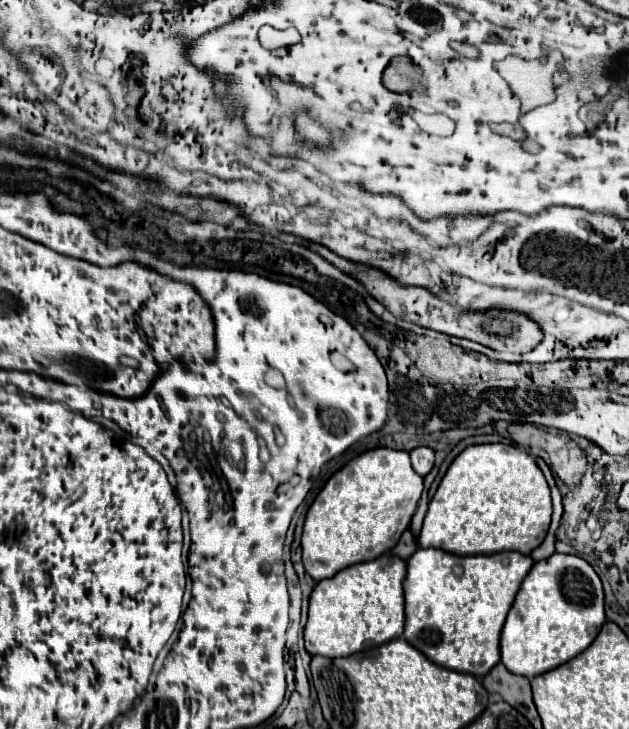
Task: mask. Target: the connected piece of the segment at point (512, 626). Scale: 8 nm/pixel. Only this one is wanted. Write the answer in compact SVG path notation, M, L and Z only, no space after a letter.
M560 555L534 563L506 617L500 655L516 675L528 679L542 675L580 655L604 625L604 593L596 571L578 555Z

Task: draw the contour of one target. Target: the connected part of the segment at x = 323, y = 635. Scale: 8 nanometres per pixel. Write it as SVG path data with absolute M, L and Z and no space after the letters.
M384 553L374 561L350 565L334 577L318 581L310 595L310 611L304 627L306 651L310 655L348 657L398 639L404 631L404 575L406 561L394 553Z

